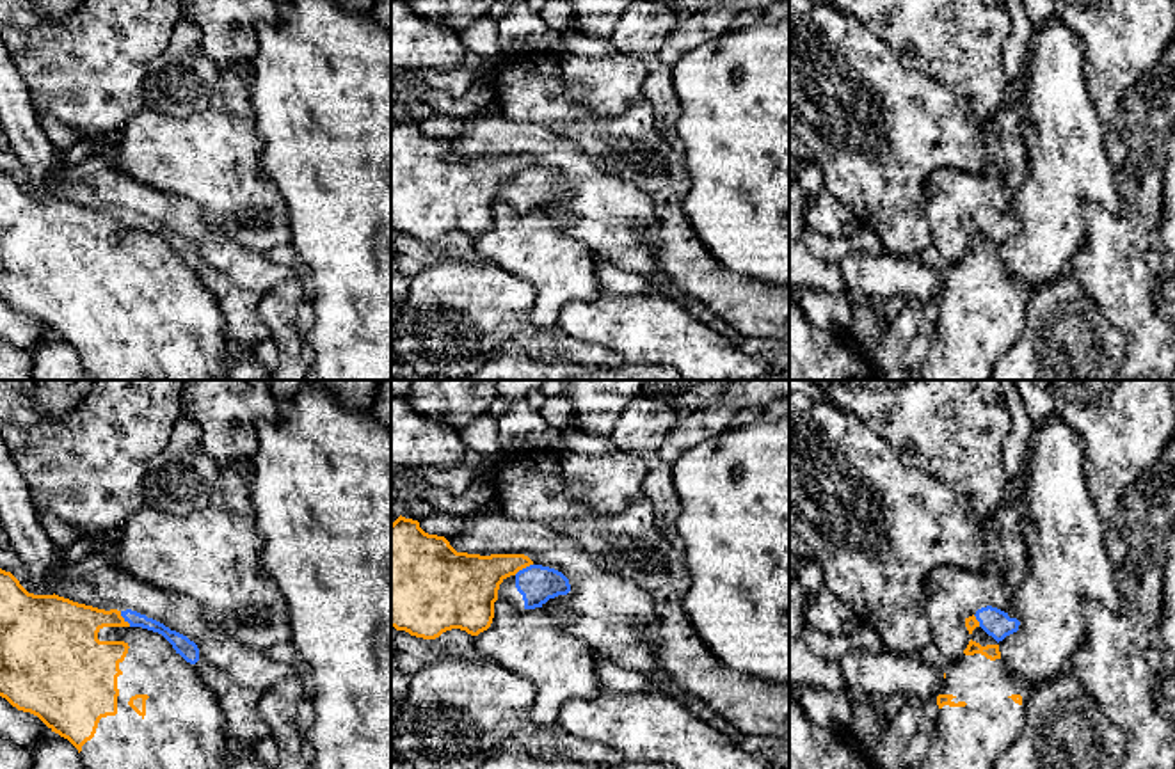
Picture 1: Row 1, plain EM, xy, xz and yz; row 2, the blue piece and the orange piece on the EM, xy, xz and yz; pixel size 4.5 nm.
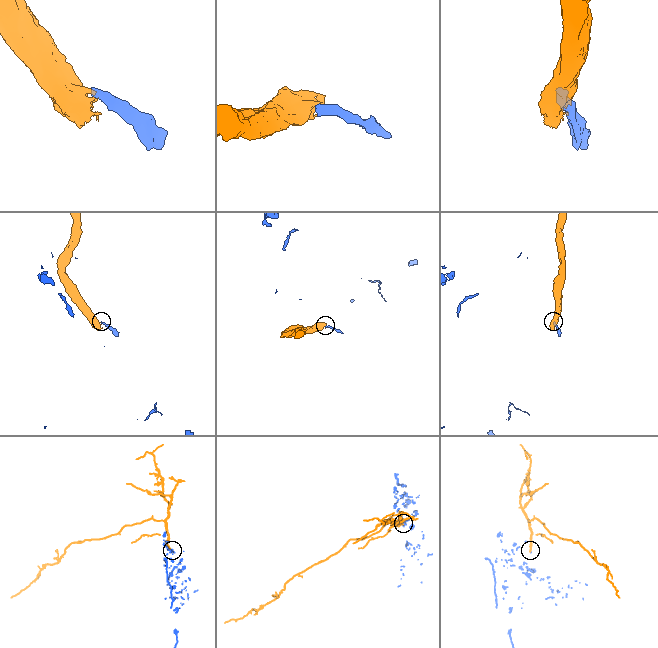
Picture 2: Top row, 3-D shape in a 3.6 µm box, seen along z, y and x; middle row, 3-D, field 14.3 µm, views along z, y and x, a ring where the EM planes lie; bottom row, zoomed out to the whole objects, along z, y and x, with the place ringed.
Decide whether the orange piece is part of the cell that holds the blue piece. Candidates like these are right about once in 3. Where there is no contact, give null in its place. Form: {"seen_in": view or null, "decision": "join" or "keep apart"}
{"seen_in": "xz", "decision": "keep apart"}

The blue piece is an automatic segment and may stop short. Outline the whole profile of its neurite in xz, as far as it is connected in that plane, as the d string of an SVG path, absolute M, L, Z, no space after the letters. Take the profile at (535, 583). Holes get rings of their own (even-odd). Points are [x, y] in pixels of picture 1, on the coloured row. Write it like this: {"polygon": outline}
{"polygon": "M530 565L516 575L503 579L498 599L523 611L542 607L549 599L567 595L569 591L569 579L562 572L542 565Z"}

